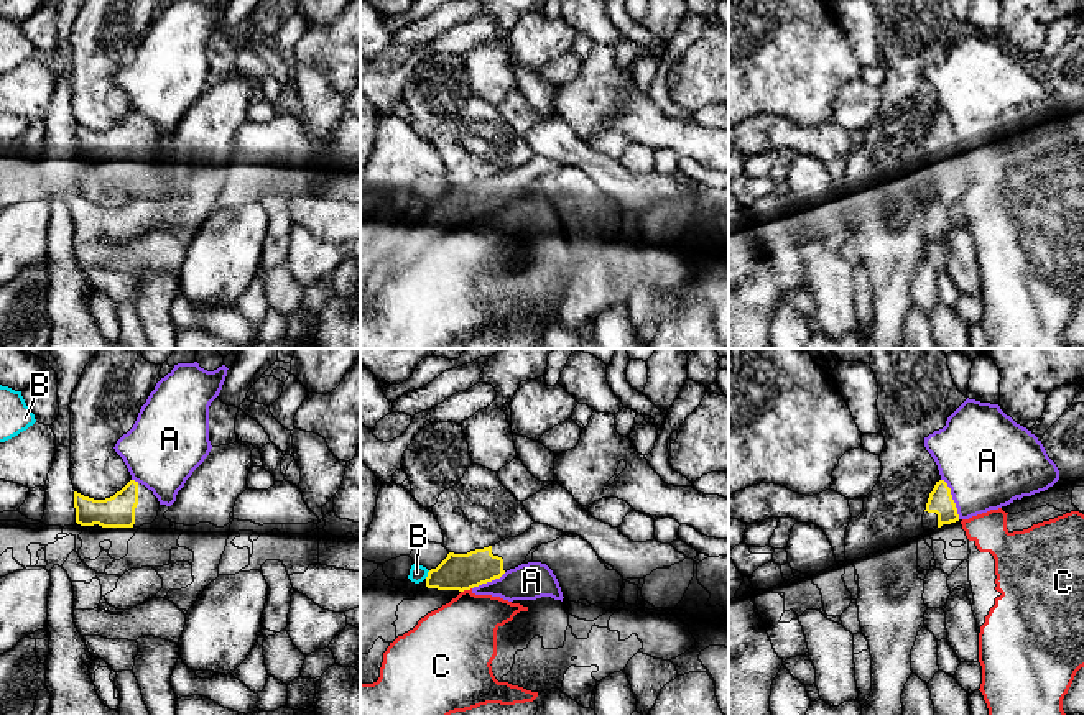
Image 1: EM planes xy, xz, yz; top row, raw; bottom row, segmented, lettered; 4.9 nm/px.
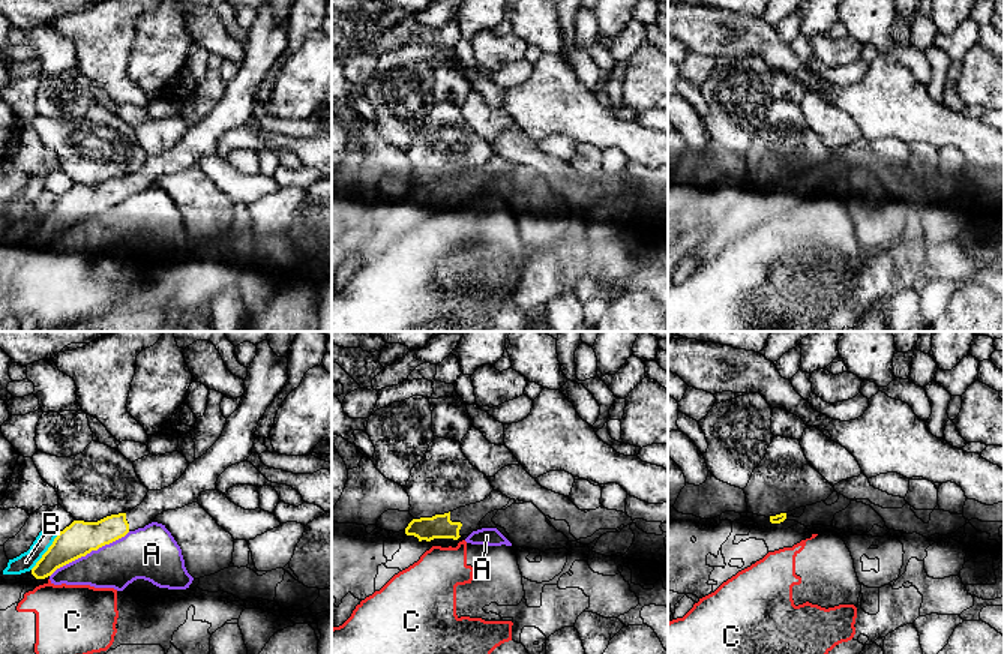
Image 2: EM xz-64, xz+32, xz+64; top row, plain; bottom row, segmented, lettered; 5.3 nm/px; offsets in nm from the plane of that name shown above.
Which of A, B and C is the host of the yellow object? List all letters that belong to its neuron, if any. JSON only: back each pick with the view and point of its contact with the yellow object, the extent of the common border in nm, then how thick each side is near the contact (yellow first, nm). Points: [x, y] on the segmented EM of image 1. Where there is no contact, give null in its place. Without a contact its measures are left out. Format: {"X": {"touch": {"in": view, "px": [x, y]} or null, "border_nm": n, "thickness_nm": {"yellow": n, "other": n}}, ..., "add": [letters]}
{"add": []}

